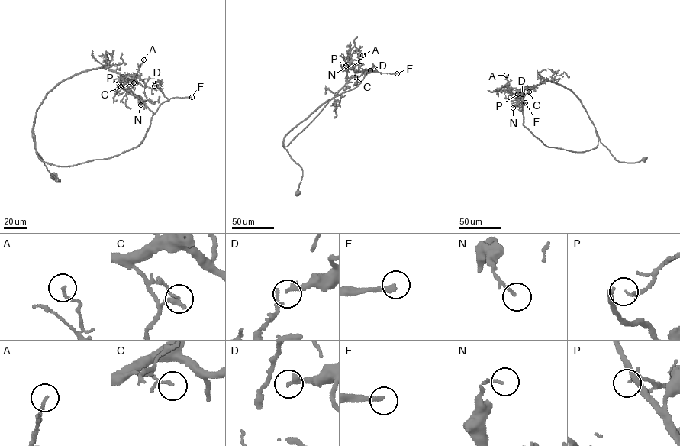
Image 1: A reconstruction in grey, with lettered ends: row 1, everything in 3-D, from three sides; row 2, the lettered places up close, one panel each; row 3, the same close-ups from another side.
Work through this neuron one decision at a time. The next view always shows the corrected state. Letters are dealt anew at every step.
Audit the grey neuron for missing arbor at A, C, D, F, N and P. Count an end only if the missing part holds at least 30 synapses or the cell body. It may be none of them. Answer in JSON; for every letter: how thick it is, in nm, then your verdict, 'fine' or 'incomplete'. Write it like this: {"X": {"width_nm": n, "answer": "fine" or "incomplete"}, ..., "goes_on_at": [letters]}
{"A": {"width_nm": 160, "answer": "fine"}, "C": {"width_nm": 150, "answer": "fine"}, "D": {"width_nm": 280, "answer": "fine"}, "F": {"width_nm": 280, "answer": "incomplete"}, "N": {"width_nm": 120, "answer": "fine"}, "P": {"width_nm": 180, "answer": "fine"}, "goes_on_at": ["F"]}

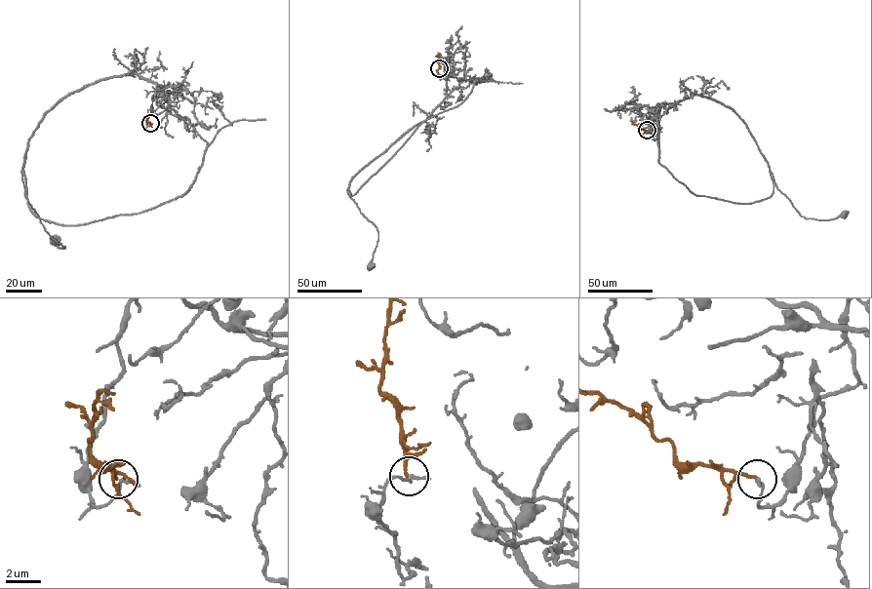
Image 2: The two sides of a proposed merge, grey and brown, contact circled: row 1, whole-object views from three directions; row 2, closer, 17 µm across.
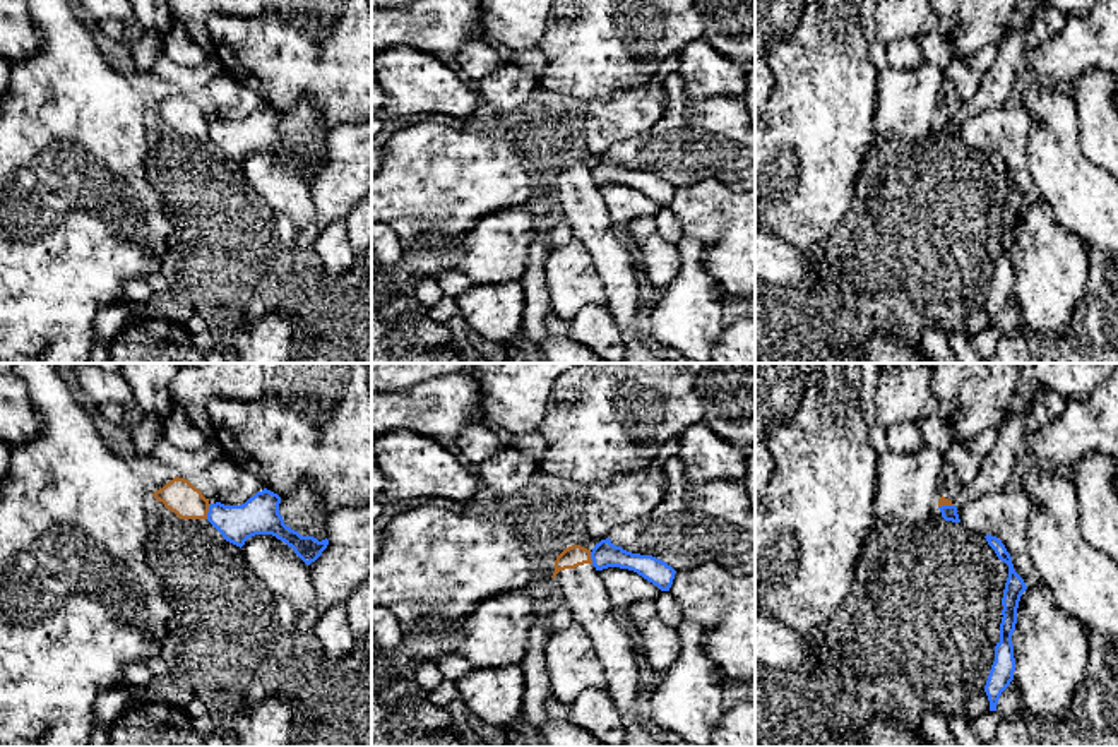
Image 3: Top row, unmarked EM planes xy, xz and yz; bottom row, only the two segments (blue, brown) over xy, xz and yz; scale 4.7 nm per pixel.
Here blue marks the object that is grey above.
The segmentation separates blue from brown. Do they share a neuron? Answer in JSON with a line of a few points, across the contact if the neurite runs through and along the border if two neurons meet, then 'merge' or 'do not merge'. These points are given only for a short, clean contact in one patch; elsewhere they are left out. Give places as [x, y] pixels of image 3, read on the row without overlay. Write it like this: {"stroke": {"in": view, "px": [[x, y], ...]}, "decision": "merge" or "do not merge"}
{"stroke": {"in": "xy", "px": [[211, 120], [206, 134]]}, "decision": "do not merge"}

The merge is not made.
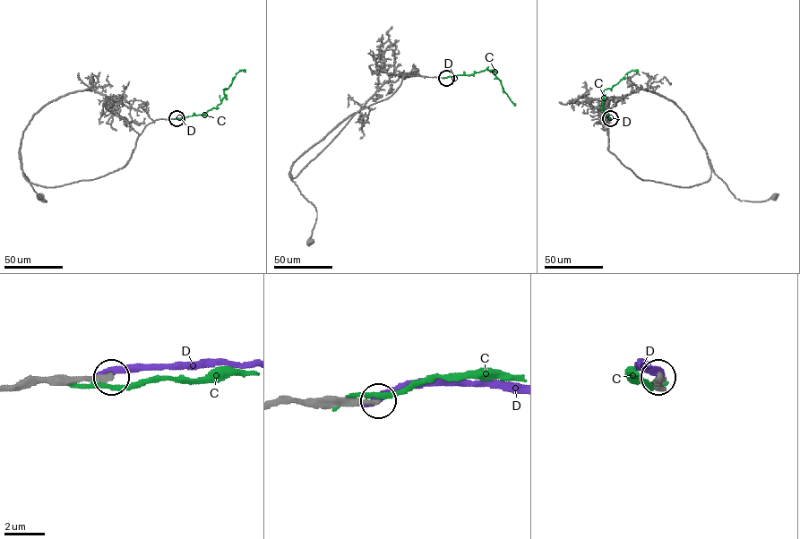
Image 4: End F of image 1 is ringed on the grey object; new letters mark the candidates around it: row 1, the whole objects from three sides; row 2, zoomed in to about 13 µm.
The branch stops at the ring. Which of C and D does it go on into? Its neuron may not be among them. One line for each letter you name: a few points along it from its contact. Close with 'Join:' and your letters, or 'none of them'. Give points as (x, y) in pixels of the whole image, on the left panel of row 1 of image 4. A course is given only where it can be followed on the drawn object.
Join: none of them

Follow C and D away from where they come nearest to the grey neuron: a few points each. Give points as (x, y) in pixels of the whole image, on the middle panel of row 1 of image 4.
C: (445, 77), (494, 70), (514, 106)
D: (446, 78), (457, 77)

